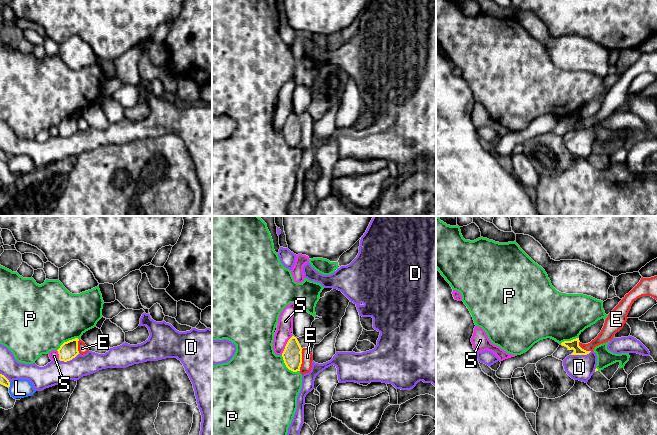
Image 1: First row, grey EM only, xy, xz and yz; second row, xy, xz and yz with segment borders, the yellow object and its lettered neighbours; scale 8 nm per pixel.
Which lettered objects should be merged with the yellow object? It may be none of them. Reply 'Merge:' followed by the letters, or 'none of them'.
Merge: none of them

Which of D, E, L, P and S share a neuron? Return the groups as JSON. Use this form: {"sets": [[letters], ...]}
{"sets": [["D"], ["E"], ["L"], ["P"], ["S"]]}

